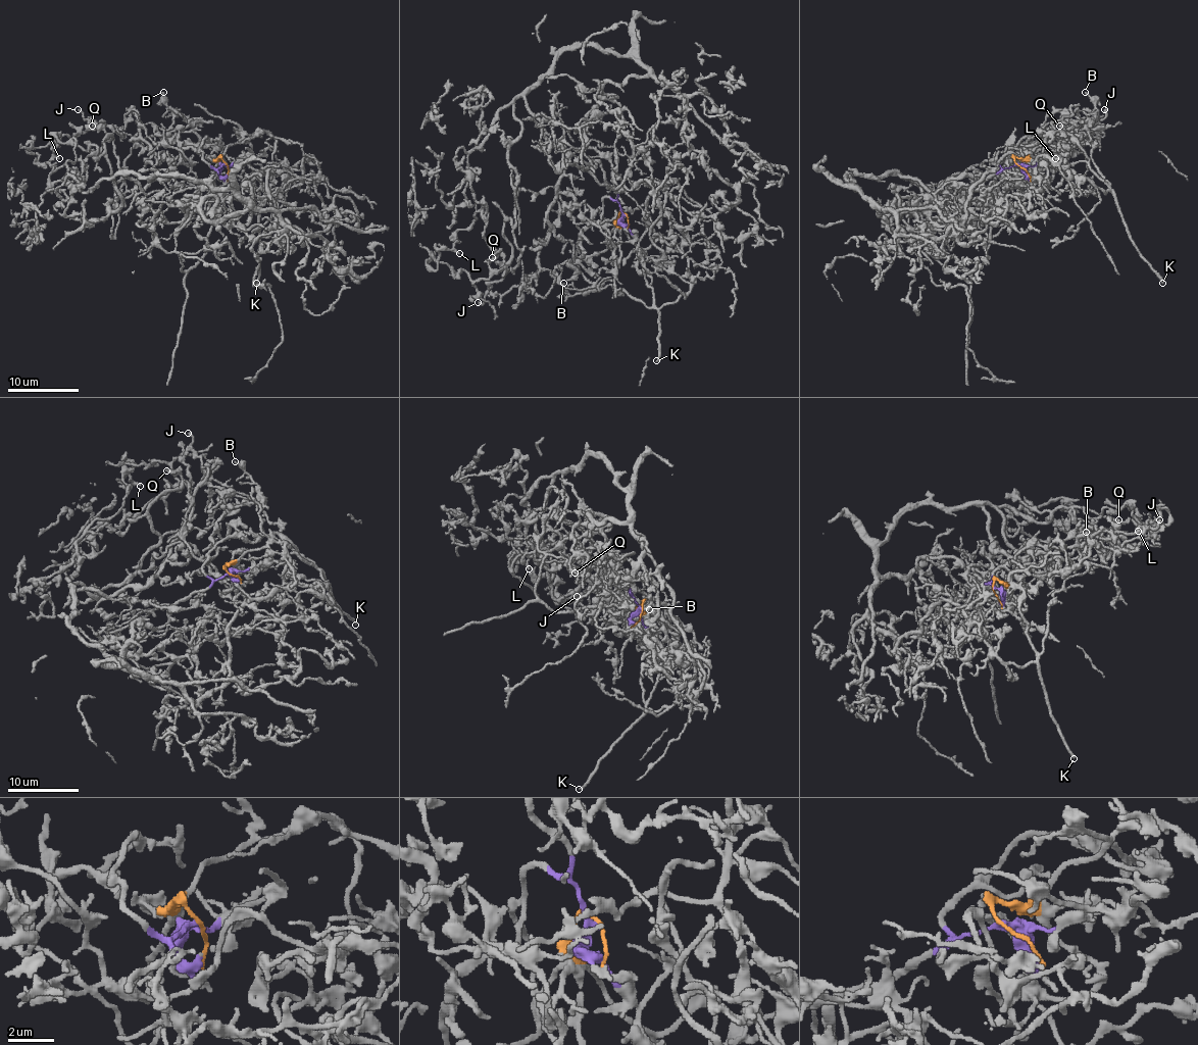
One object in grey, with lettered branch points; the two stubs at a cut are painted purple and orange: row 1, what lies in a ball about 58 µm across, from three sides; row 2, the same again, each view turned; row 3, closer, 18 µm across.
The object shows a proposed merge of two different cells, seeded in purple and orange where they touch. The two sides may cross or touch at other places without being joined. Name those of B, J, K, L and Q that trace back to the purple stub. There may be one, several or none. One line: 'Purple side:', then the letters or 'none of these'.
Purple side: J, L, Q

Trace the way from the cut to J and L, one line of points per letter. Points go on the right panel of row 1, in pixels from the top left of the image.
J: (1016, 164), (998, 162), (1034, 152), (1025, 168), (993, 157), (993, 200), (1051, 179), (1071, 131), (1103, 109)
L: (1016, 164), (998, 162), (1036, 155), (927, 191), (898, 176), (943, 191), (1034, 138), (1055, 159)

